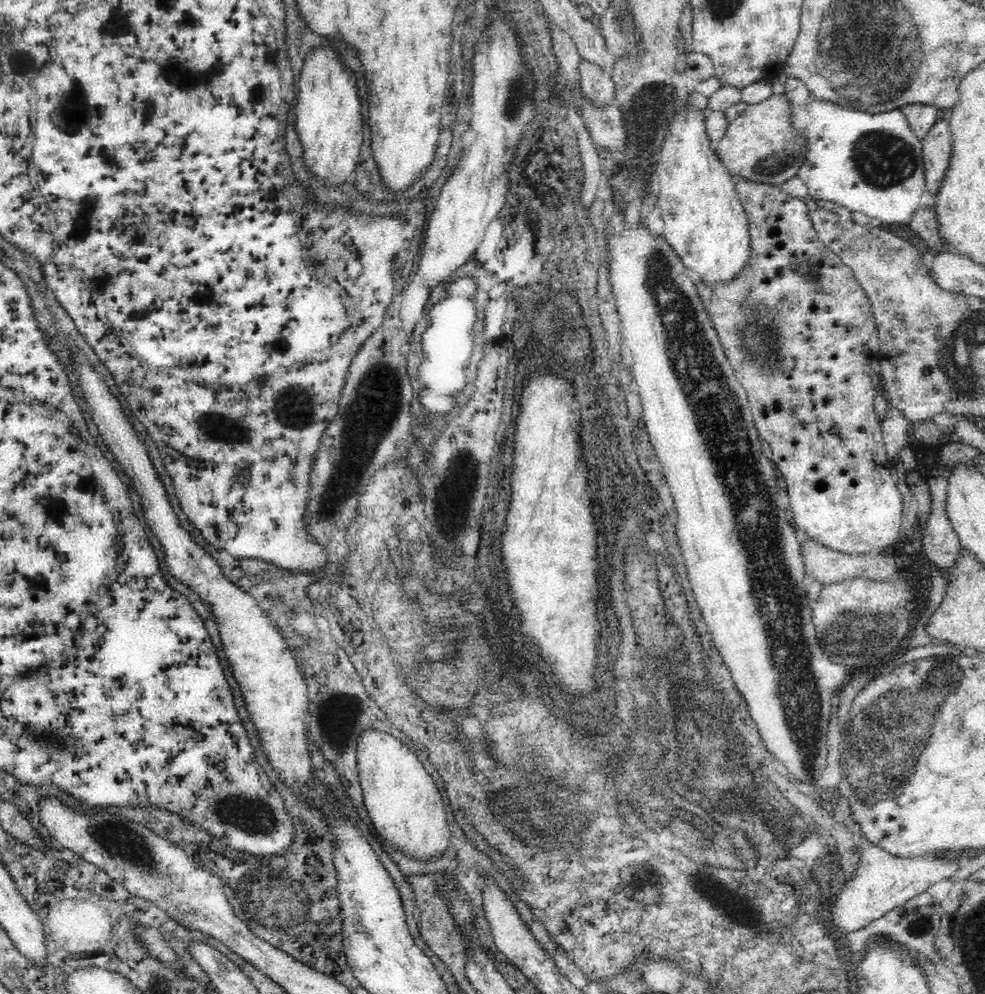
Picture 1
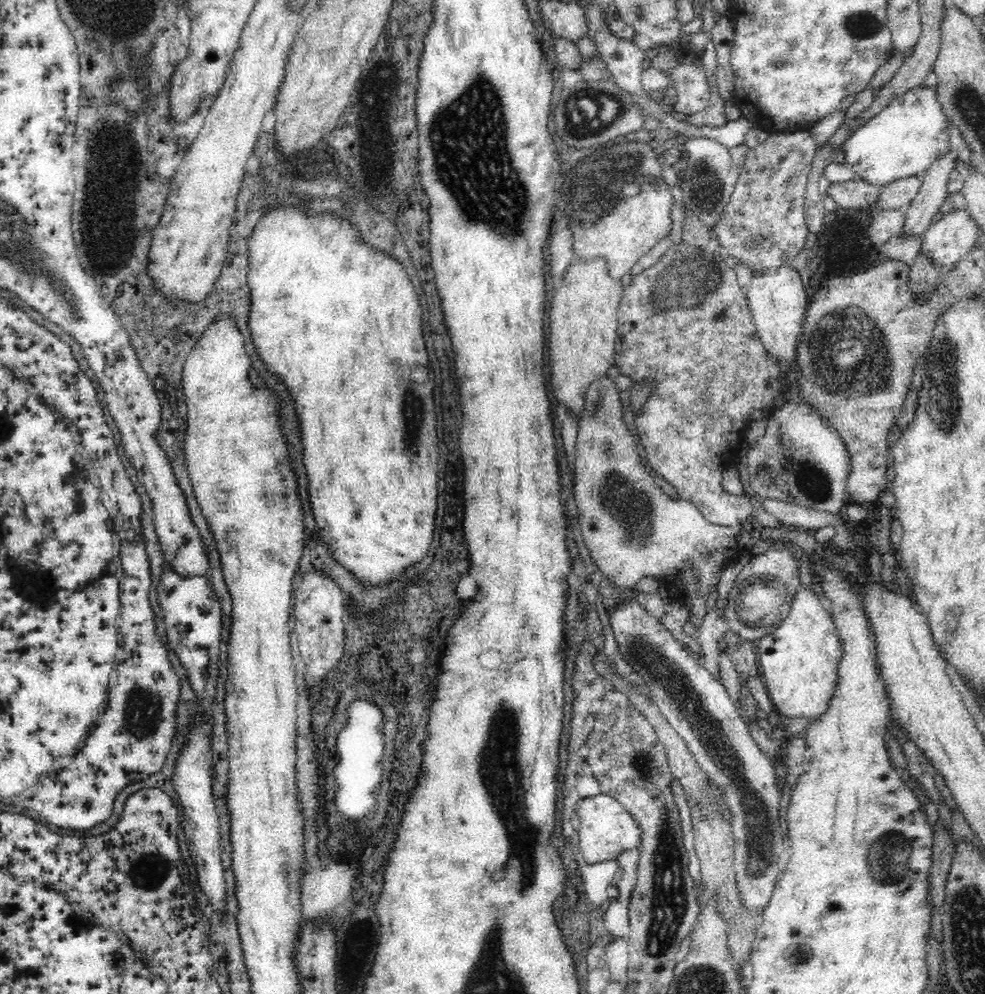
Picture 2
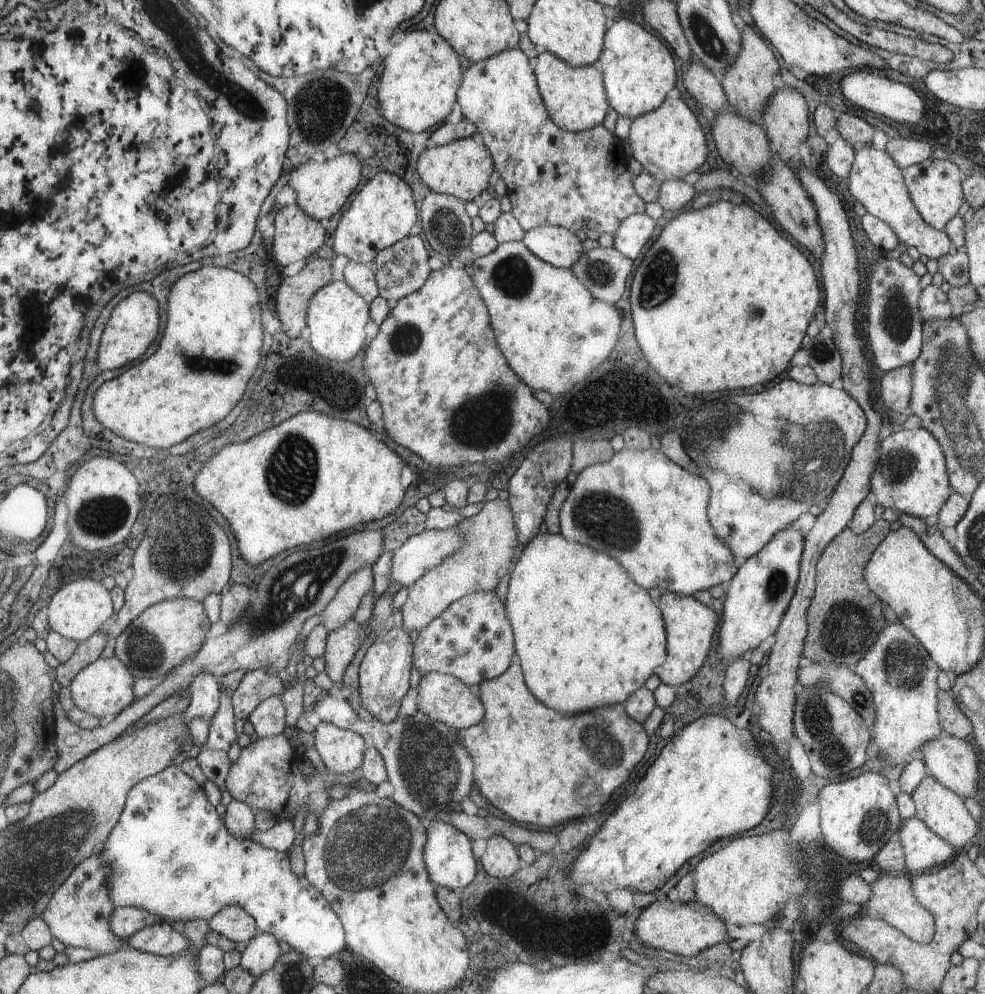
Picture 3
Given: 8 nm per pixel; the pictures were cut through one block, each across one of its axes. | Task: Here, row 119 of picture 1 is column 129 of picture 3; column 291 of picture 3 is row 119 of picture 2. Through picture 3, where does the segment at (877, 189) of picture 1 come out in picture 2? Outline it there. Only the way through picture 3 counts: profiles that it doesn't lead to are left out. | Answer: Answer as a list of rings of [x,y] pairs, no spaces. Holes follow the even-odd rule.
[[[922,84],[907,90],[903,95],[899,95],[899,98],[892,99],[875,115],[856,123],[856,126],[848,132],[848,138],[841,144],[840,149],[845,154],[845,161],[852,166],[858,178],[882,188],[894,180],[910,178],[926,172],[931,162],[950,147],[948,127],[949,120],[938,101],[936,89]]]

